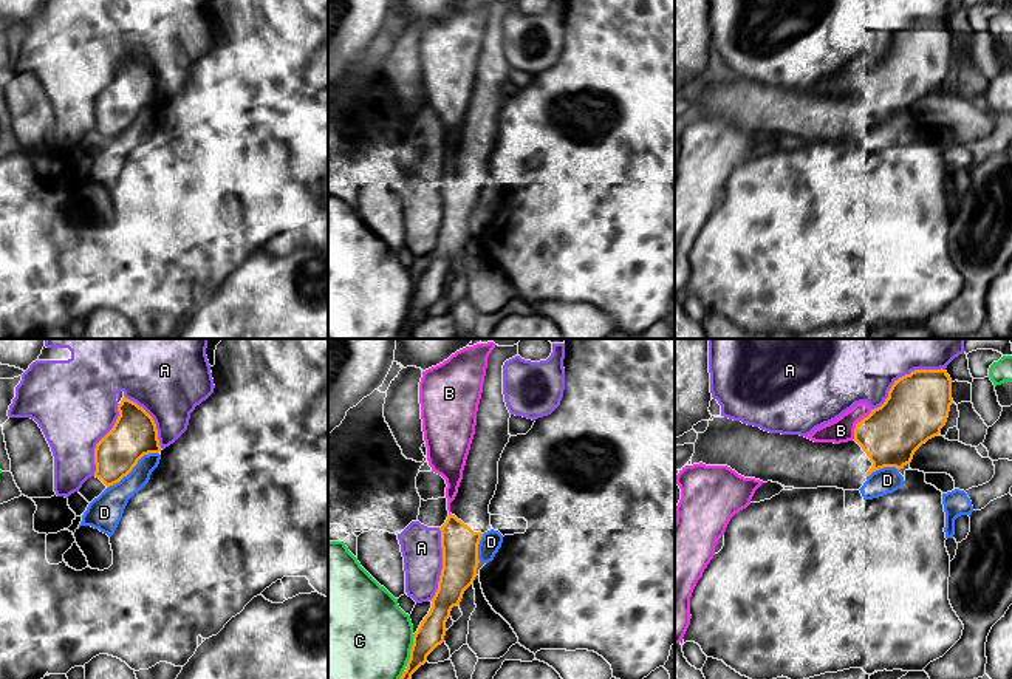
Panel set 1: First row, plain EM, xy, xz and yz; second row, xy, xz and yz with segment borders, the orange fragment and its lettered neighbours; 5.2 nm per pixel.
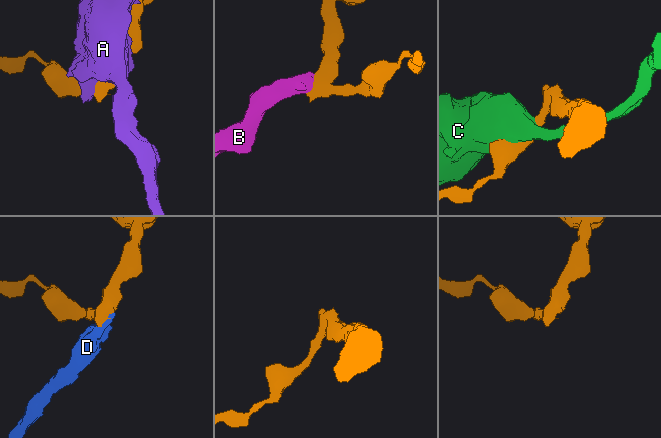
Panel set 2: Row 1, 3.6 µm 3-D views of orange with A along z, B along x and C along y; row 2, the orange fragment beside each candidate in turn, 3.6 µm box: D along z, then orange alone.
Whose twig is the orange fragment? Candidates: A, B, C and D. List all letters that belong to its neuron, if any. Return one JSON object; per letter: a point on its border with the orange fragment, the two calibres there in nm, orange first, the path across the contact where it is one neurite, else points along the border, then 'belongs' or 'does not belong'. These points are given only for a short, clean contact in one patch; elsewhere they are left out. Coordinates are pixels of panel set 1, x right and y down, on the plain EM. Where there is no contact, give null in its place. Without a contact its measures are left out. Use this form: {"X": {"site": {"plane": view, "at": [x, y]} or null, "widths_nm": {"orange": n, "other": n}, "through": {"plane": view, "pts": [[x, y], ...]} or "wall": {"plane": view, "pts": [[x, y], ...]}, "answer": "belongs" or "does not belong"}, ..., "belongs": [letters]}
{"A": {"site": {"plane": "yz", "at": [906, 28]}, "widths_nm": {"orange": 320, "other": 280}, "answer": "does not belong"}, "B": {"site": {"plane": "yz", "at": [856, 78]}, "widths_nm": {"orange": 320, "other": 130}, "answer": "belongs"}, "C": {"site": {"plane": "xz", "at": [410, 303]}, "widths_nm": {"orange": 140, "other": 500}, "answer": "does not belong"}, "D": {"site": {"plane": "xy", "at": [133, 119]}, "widths_nm": {"orange": 240, "other": 160}, "answer": "does not belong"}, "belongs": ["B"]}

